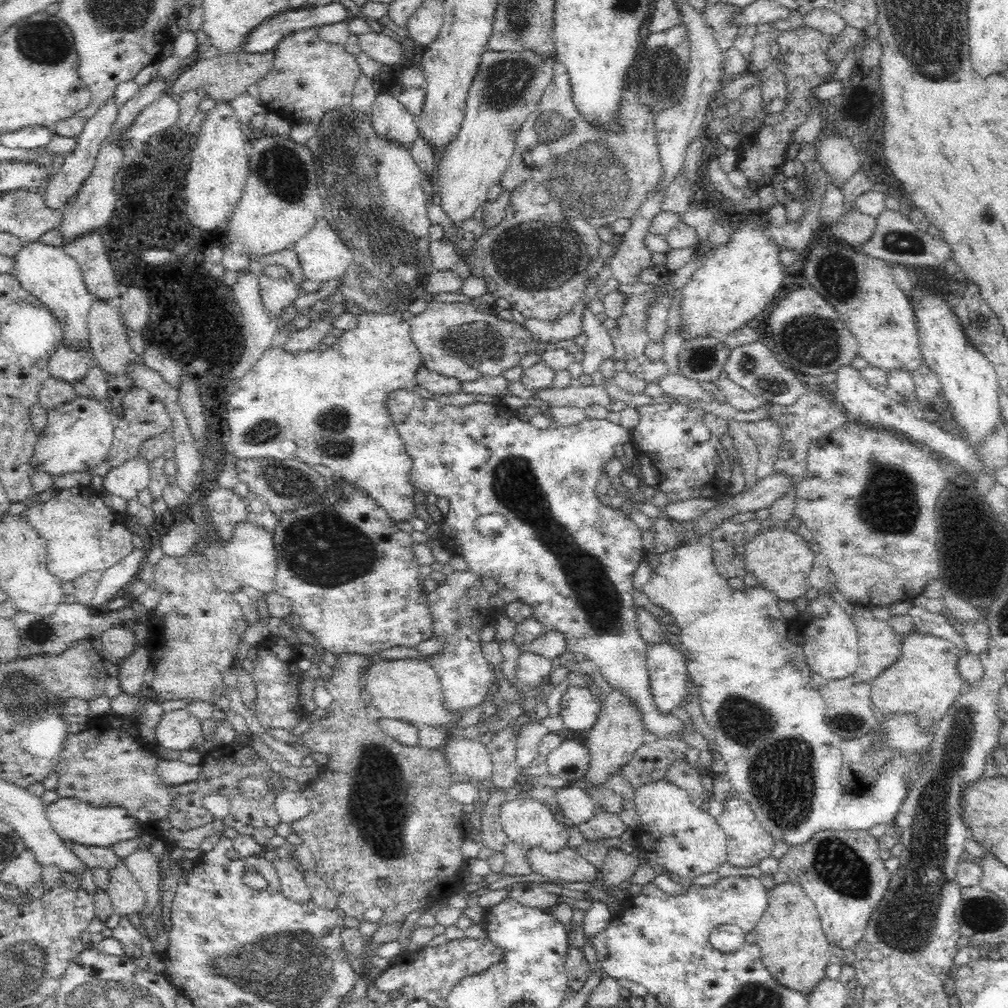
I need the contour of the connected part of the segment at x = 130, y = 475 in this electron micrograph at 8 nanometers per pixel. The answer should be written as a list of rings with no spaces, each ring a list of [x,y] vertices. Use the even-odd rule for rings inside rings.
[[[140,456],[126,460],[120,466],[111,467],[103,480],[103,491],[120,496],[126,501],[137,499],[138,492],[149,483],[150,469]]]

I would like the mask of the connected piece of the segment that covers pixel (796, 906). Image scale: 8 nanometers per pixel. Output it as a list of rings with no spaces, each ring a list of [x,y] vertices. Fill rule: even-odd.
[[[786,881],[767,890],[767,909],[755,926],[755,938],[762,951],[765,968],[781,985],[810,994],[824,977],[831,956],[830,946],[821,925],[816,903],[800,883]]]

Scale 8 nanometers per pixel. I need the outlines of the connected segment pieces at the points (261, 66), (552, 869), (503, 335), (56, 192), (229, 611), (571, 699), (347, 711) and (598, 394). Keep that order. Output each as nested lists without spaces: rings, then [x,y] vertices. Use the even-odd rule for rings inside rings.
[[[272,51],[265,53],[226,53],[215,55],[211,58],[197,60],[193,67],[183,72],[174,82],[170,92],[164,94],[181,95],[190,90],[203,90],[205,96],[214,100],[233,101],[238,95],[246,93],[246,88],[250,84],[257,84],[273,65],[274,53]]]
[[[538,847],[526,853],[531,869],[536,874],[563,882],[593,882],[598,869],[586,861],[573,847],[564,847],[556,852],[546,852]]]
[[[435,302],[427,304],[422,313],[414,315],[410,320],[410,338],[414,341],[416,348],[422,355],[424,366],[436,373],[446,377],[462,381],[473,381],[481,375],[498,376],[502,372],[520,366],[520,361],[530,352],[542,352],[546,350],[547,344],[537,341],[530,331],[521,327],[514,320],[504,321],[500,317],[492,315],[492,312],[479,312],[474,306],[462,302]]]
[[[112,96],[86,121],[81,133],[75,138],[76,147],[71,152],[63,154],[64,164],[60,168],[60,172],[53,176],[53,180],[46,184],[46,188],[42,192],[49,208],[53,210],[66,209],[70,205],[72,197],[82,186],[82,182],[92,174],[98,150],[100,150],[102,142],[112,133],[112,124],[116,120],[118,109],[118,103]]]
[[[201,533],[198,534],[192,551],[186,556],[172,558],[163,556],[153,574],[155,589],[160,593],[160,602],[149,612],[149,641],[146,646],[150,651],[150,662],[155,670],[155,677],[150,688],[156,692],[160,702],[168,700],[202,701],[212,705],[217,704],[224,686],[224,672],[233,667],[237,646],[243,640],[248,621],[242,613],[242,608],[232,594],[226,594],[214,584],[213,577],[206,568],[207,563],[203,550],[208,546]]]
[[[570,686],[564,696],[562,696],[561,710],[559,716],[564,720],[566,729],[572,731],[590,732],[598,720],[598,714],[601,710],[602,700],[596,699],[592,696],[588,687],[574,687]]]
[[[338,655],[332,676],[324,682],[333,702],[327,709],[326,718],[313,721],[302,735],[301,742],[312,753],[328,755],[330,761],[320,768],[318,778],[308,786],[316,792],[315,797],[310,799],[309,811],[304,818],[292,822],[290,828],[310,849],[316,863],[314,873],[326,882],[345,916],[362,921],[369,908],[378,906],[383,910],[377,922],[377,926],[381,927],[396,921],[403,922],[414,910],[428,909],[458,892],[464,873],[464,856],[460,848],[465,838],[458,830],[464,805],[448,793],[453,784],[453,771],[441,750],[403,746],[387,736],[378,721],[368,719],[367,705],[361,696],[361,672],[369,664],[370,658],[364,655]],[[378,878],[385,881],[378,884]]]
[[[593,384],[589,386],[572,386],[565,388],[546,387],[535,391],[535,395],[552,406],[573,406],[585,410],[591,404],[600,404],[609,411],[611,410],[611,396],[604,387]]]

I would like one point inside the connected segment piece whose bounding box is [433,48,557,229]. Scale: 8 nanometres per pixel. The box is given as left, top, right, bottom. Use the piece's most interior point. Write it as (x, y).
(509, 85)

